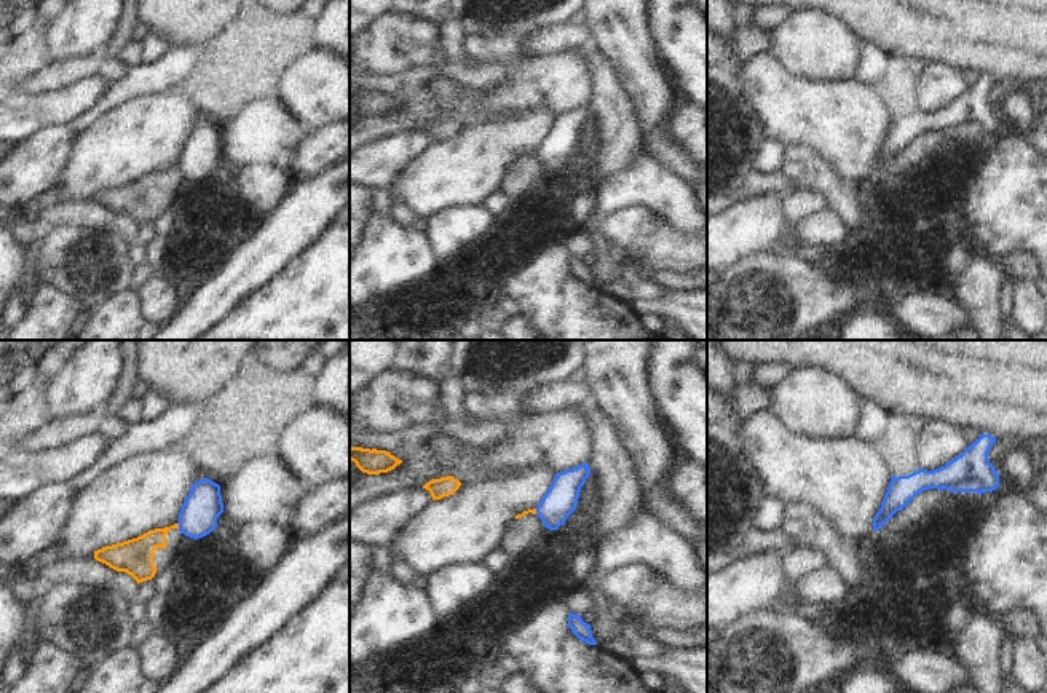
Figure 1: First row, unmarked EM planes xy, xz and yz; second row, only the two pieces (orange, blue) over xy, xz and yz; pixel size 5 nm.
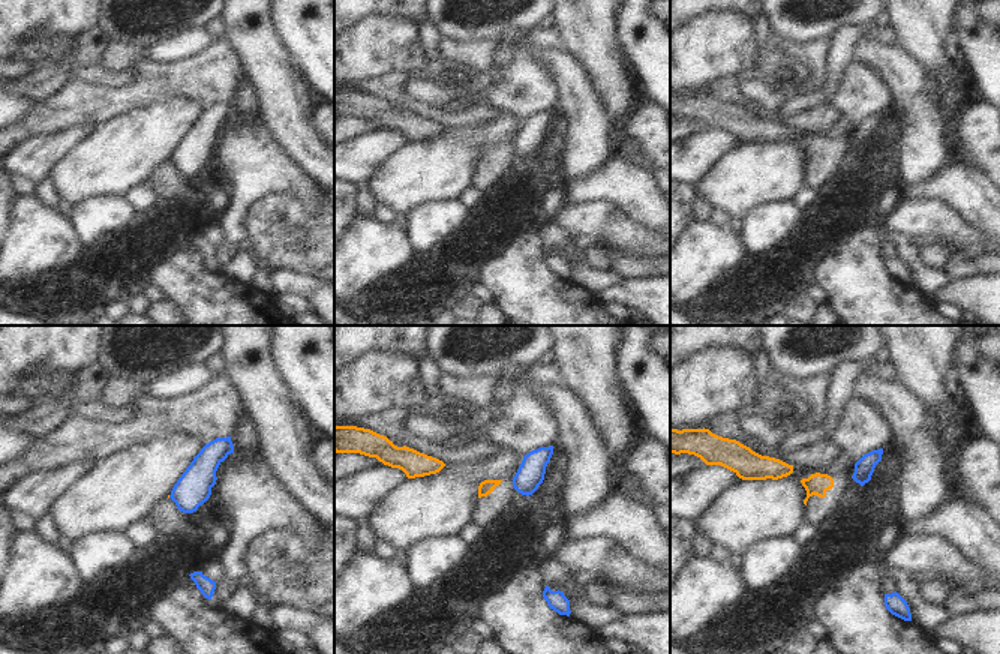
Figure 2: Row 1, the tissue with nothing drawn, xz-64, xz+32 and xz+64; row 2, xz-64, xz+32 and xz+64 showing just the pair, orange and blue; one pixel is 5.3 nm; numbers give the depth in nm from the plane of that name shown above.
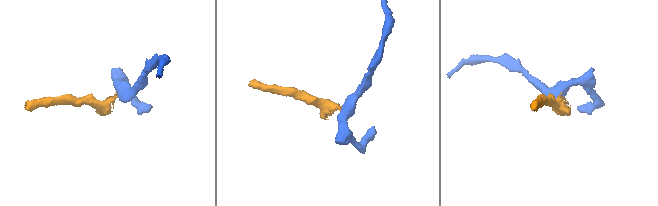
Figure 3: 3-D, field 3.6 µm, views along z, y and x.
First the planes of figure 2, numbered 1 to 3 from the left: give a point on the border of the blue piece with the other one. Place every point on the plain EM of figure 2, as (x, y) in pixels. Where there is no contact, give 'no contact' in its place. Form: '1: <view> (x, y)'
1: no contact
2: no contact
3: no contact

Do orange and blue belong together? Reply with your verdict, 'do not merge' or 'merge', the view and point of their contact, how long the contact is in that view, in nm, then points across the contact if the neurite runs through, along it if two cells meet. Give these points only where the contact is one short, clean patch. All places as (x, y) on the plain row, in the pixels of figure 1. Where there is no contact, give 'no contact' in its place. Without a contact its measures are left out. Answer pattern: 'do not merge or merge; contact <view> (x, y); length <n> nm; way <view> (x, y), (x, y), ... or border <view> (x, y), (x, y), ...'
do not merge; contact xy (177, 168); length 30 nm; border xy (177, 165), (179, 170)

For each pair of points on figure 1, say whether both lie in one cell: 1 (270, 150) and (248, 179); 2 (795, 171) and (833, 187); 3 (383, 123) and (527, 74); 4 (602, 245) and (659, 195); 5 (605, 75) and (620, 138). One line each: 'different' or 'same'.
1: different
2: same
3: same
4: same
5: same

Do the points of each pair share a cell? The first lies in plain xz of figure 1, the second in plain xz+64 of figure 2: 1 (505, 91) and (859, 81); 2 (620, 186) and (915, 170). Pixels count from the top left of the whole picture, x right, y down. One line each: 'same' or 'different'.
1: same
2: different

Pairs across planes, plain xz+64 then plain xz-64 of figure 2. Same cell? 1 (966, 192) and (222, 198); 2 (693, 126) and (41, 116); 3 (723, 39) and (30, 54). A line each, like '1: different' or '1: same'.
1: different
2: same
3: same

